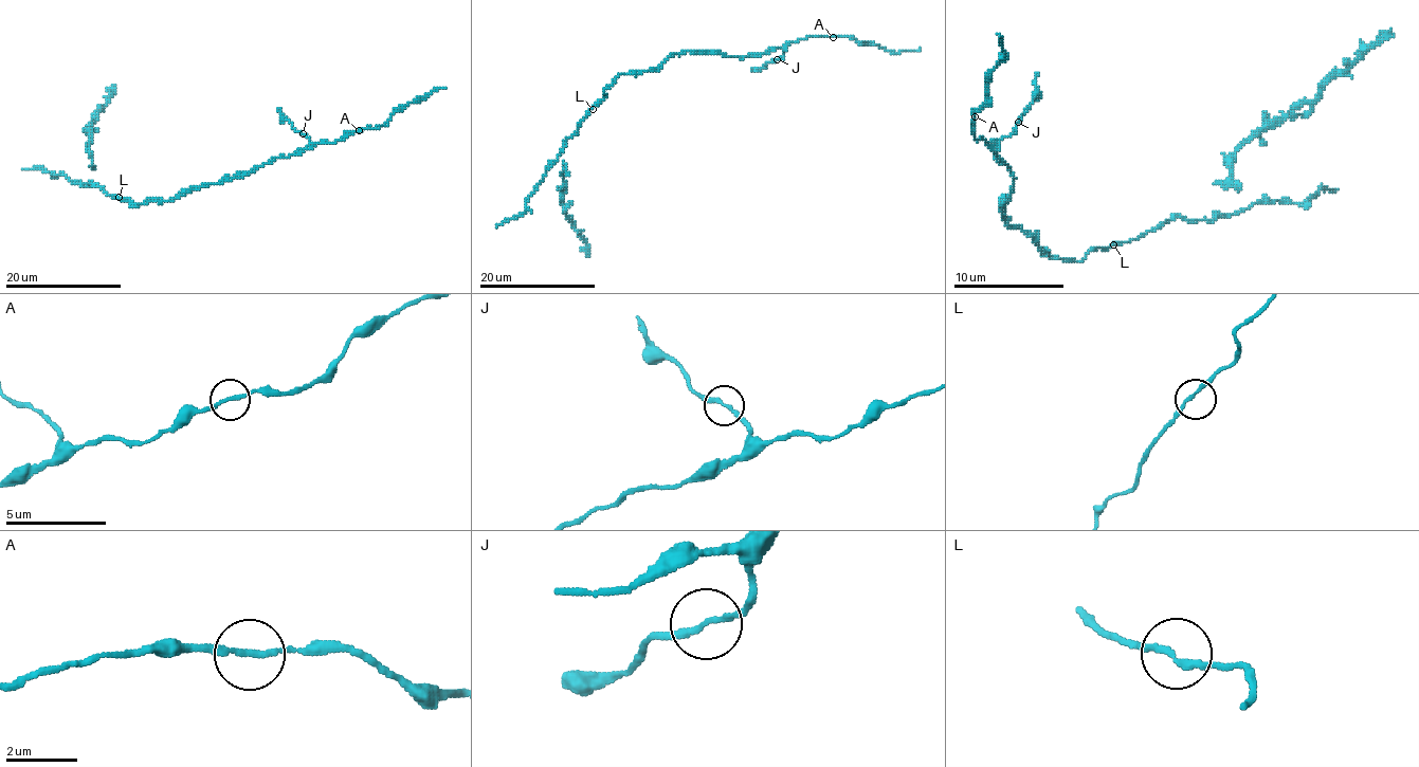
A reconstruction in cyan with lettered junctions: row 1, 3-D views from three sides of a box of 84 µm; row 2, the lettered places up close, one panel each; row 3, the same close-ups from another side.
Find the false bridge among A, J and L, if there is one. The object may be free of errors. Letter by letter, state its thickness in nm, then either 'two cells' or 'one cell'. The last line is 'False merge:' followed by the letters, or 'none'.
A: 160 nm | one cell
J: 170 nm | one cell
L: 160 nm | one cell
False merge: none

